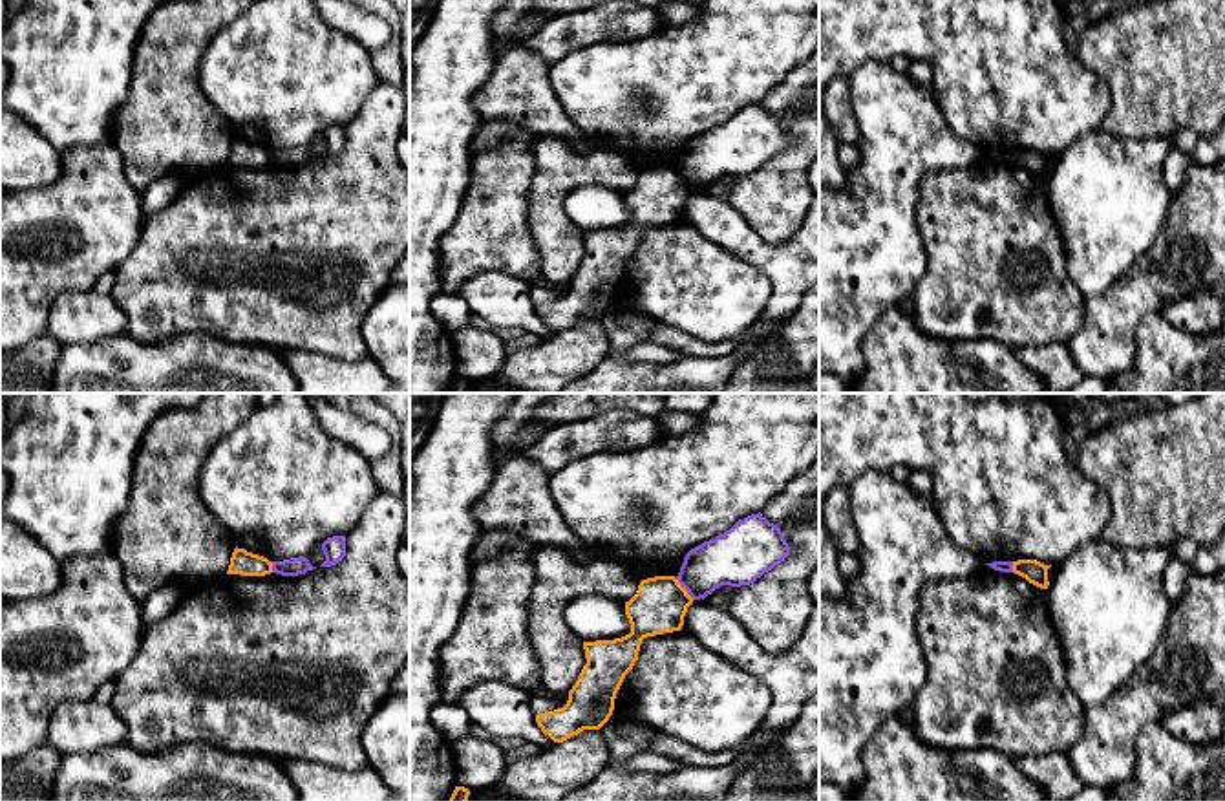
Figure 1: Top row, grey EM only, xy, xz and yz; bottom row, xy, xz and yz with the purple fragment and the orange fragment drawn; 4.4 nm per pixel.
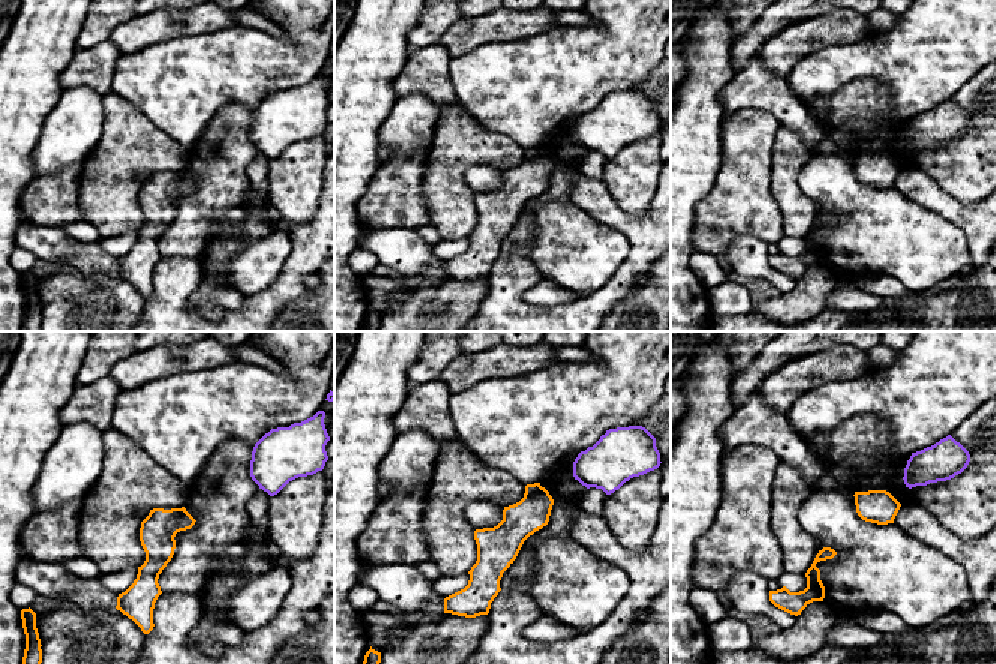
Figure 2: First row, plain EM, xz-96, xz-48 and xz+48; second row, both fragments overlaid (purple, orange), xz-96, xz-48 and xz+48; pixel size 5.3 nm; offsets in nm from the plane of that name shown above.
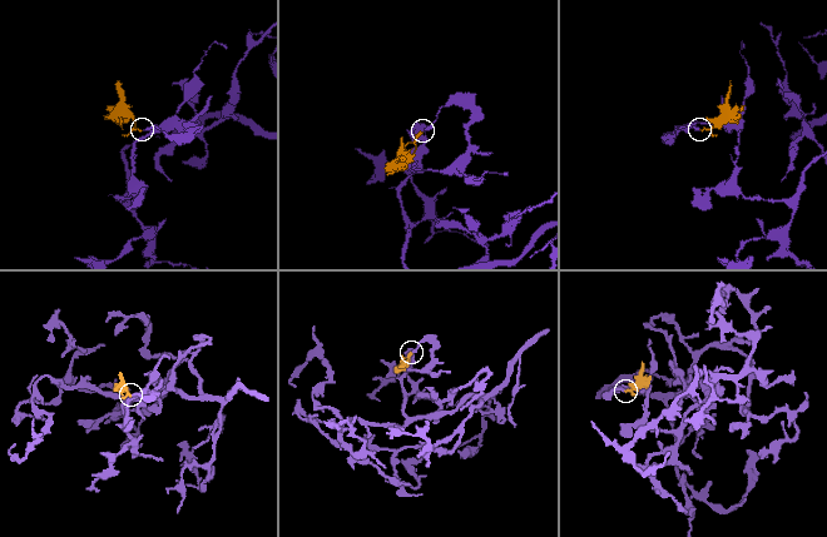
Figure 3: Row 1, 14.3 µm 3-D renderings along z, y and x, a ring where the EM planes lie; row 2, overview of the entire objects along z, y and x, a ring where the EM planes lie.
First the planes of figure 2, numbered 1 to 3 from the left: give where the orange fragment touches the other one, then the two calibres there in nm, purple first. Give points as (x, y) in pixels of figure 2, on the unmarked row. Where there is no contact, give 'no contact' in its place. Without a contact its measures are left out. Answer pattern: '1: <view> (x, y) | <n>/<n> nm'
1: no contact
2: no contact
3: no contact

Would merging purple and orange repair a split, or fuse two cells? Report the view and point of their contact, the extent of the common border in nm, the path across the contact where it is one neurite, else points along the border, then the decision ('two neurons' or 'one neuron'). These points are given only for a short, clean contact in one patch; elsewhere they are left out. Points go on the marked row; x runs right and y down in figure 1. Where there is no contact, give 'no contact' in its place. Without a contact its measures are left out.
contact xz (684, 587); length 130 nm; border xz (675, 578), (693, 598); two neurons

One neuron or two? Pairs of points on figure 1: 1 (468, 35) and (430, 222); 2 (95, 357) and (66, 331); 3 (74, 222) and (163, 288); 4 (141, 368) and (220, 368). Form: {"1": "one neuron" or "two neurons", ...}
{"1": "one neuron", "2": "two neurons", "3": "two neurons", "4": "one neuron"}

